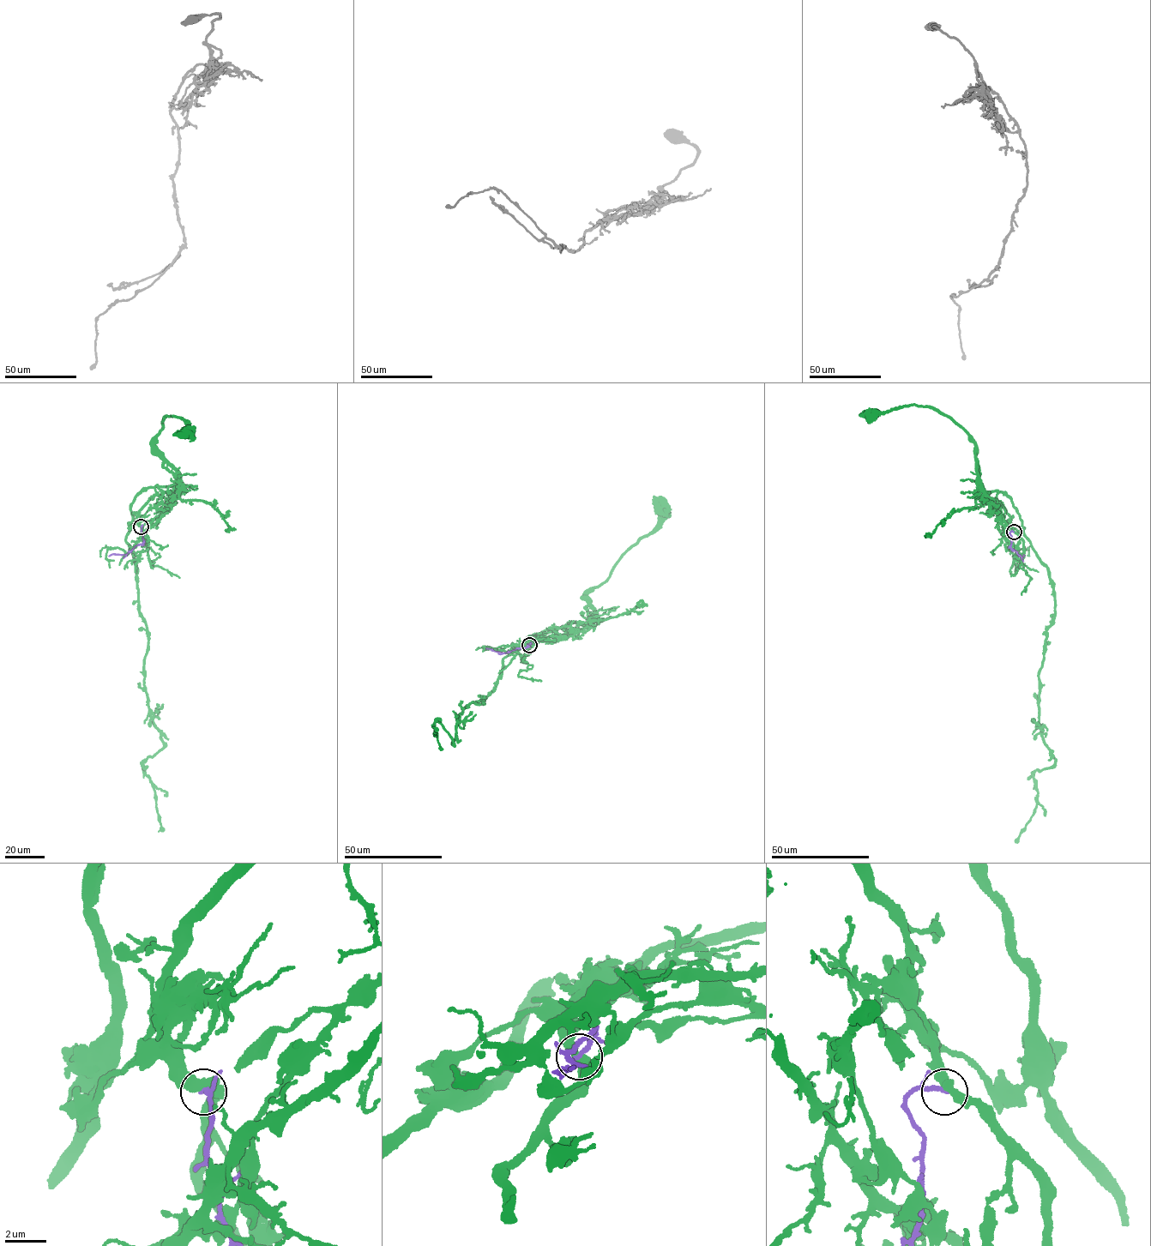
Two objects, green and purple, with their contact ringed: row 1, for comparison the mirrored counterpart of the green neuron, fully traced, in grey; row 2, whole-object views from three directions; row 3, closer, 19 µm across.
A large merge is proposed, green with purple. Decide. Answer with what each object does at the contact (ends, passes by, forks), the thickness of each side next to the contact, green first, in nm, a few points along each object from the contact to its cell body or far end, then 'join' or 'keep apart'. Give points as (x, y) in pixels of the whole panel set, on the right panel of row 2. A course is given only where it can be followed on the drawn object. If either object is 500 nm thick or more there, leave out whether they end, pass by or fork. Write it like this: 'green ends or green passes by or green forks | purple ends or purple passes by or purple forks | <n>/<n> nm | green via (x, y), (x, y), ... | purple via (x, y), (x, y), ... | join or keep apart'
green passes by | purple ends | 480/240 nm | green via (1014, 532), (1009, 514), (987, 496), (979, 480), (974, 444), (967, 430), (931, 408), (915, 405), (872, 415) | purple via (1014, 532), (1009, 532), (1010, 547), (1021, 557), (1023, 556) | keep apart

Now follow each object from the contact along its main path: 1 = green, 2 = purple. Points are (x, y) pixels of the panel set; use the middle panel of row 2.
1: (528, 645), (538, 635), (587, 625), (588, 593), (653, 531), (661, 509)
2: (529, 645), (531, 642), (527, 647), (503, 653), (486, 648)

